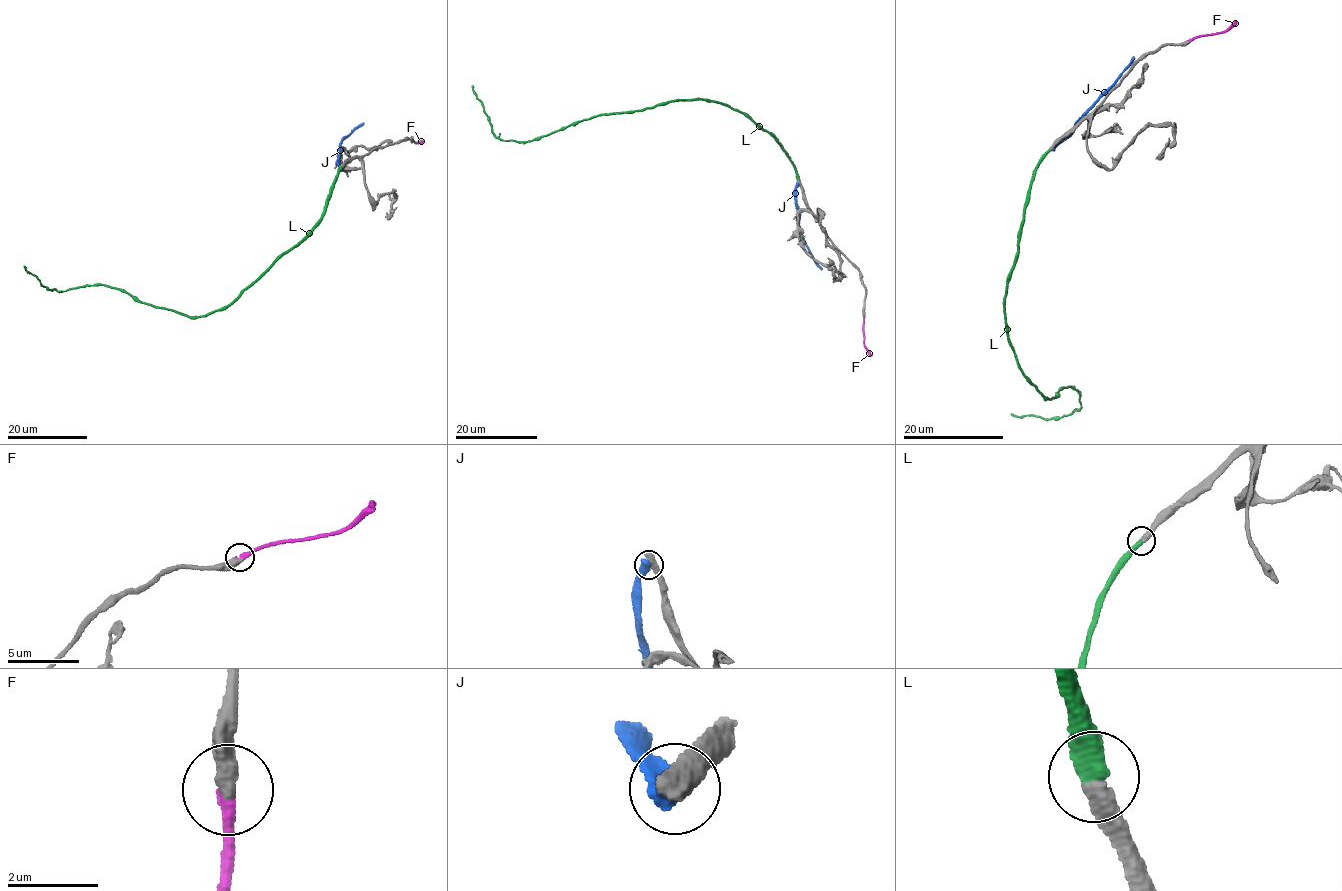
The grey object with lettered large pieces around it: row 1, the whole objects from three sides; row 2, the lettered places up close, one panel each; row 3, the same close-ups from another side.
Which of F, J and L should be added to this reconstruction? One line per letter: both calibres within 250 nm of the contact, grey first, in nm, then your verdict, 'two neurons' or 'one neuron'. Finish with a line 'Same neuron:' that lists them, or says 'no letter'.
F: 460/320 nm | one neuron
J: 600/480 nm | two neurons
L: 480/480 nm | one neuron
Same neuron: F, L

